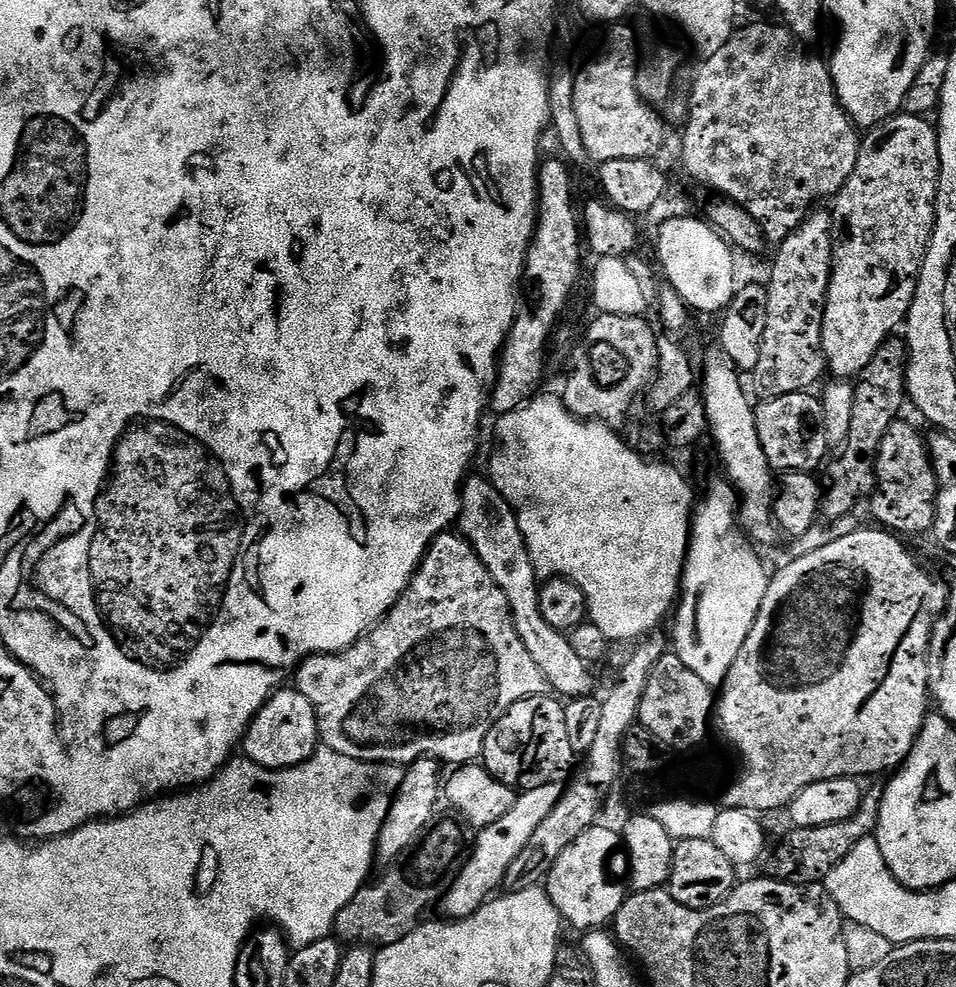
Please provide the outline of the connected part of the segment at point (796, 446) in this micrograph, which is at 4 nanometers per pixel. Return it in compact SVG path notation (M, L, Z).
M809 391L767 399L756 408L756 425L763 452L776 472L816 472L830 454L821 399Z

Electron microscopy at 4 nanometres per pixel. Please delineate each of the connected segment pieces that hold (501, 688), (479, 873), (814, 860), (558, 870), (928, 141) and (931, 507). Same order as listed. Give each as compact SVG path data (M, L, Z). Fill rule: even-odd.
M445 530L433 538L432 545L420 564L420 569L412 575L412 581L408 583L406 590L400 596L400 601L388 611L387 616L368 635L354 642L345 652L306 657L294 673L294 687L306 698L306 702L310 702L310 706L314 706L323 747L329 748L331 752L342 754L346 758L397 766L407 766L415 760L425 758L439 760L445 765L452 764L451 766L471 765L483 757L486 734L490 734L498 718L502 718L502 714L510 710L514 702L543 696L549 691L542 670L538 670L534 658L530 658L526 646L522 646L522 638L518 638L518 630L514 630L514 618L506 594L498 586L498 582L490 578L486 566L480 561L478 554L470 546L470 542L452 530ZM444 735L452 736L452 752L444 749Z
M558 783L521 791L512 809L502 814L498 822L479 829L477 836L480 837L475 837L472 855L468 857L462 874L458 874L438 905L439 911L444 911L449 921L464 920L488 903L493 893L503 885L506 870L510 870L510 862L514 862L514 858L526 850L530 838L534 838L534 830L546 822L546 814L550 814L550 810L554 810L554 806L563 798L564 789L565 785Z
M872 788L863 793L860 808L849 820L837 824L817 824L808 828L796 828L776 848L776 857L769 862L768 868L777 880L788 884L818 884L827 881L830 870L858 846L866 837L876 831L876 823L880 817L881 789Z
M600 827L588 828L582 838L574 838L574 842L570 842L566 850L562 850L558 862L554 862L546 877L546 891L550 902L554 902L561 921L567 927L569 924L572 928L584 928L583 930L603 929L616 919L626 895L625 889L620 889L604 869L608 864L608 855L615 848L621 847L621 837L616 828Z
M897 114L890 120L885 120L882 126L877 126L863 137L860 145L860 160L854 166L854 174L842 186L842 190L834 197L836 209L831 209L832 217L832 277L828 287L828 305L824 307L824 326L822 328L822 346L827 360L827 371L833 372L836 378L852 378L862 371L878 354L878 350L890 339L896 327L903 325L908 318L908 311L916 297L916 287L920 281L920 271L928 253L928 243L936 229L936 209L940 198L940 137L935 123L923 120L920 116L904 116Z
M907 418L896 420L886 430L878 454L876 490L870 497L872 516L877 520L873 521L905 537L931 533L936 521L936 489L936 471L925 437L920 437L919 430Z

